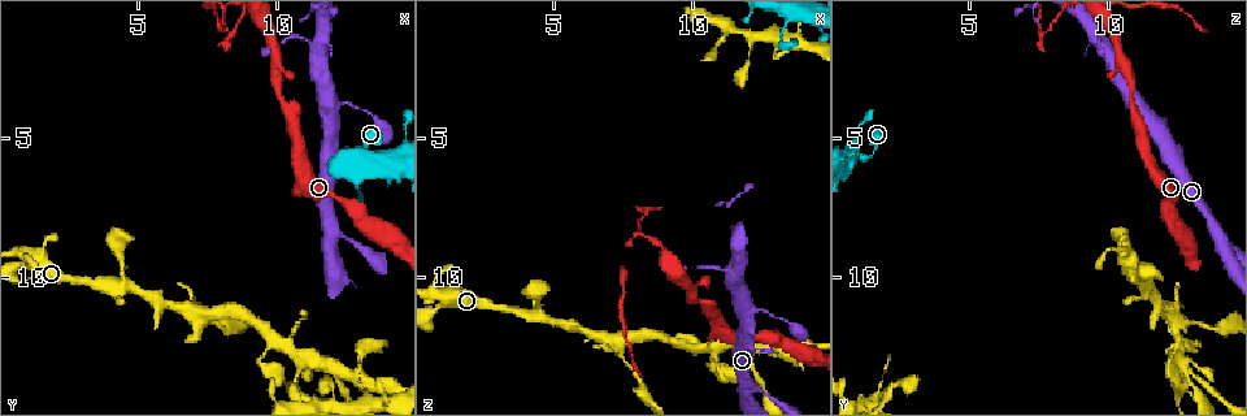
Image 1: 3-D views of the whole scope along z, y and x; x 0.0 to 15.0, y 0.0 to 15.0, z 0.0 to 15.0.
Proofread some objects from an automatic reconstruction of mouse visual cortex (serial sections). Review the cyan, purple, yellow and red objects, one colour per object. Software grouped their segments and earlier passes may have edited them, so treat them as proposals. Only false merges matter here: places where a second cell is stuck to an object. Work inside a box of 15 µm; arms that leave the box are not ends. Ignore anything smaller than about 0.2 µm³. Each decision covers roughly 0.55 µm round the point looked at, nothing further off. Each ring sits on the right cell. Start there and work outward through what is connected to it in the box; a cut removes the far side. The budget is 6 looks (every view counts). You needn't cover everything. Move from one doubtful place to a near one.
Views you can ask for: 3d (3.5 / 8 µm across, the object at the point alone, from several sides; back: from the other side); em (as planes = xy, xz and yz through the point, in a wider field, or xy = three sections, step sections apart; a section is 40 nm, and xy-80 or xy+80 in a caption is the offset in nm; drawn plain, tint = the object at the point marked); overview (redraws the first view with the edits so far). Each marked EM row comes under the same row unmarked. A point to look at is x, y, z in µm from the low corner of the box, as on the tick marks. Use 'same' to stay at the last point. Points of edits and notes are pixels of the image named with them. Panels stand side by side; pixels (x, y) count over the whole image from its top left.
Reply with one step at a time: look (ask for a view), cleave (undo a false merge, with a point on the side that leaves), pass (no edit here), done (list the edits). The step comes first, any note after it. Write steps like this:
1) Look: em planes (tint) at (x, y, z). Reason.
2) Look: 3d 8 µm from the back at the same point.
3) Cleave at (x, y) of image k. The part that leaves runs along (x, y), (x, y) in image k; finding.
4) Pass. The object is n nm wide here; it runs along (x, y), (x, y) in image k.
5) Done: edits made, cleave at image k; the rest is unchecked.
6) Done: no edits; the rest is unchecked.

Look: 3d 8 µm at (12.2, 8.4, 14.0). Side arm on a straight run.

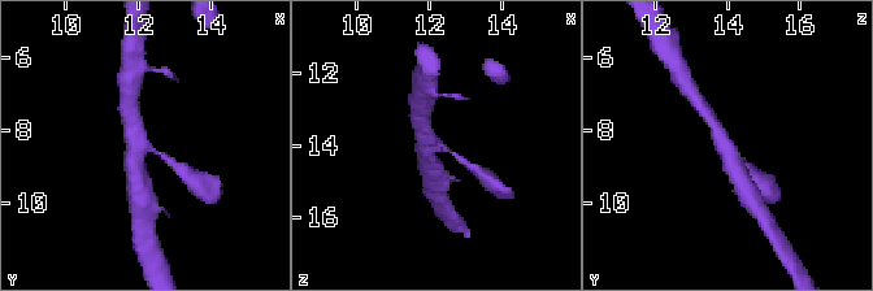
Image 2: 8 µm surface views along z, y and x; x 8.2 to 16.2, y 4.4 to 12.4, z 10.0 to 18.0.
Look: 3d 3.5 µm at (12.2, 8.5, 14.0).

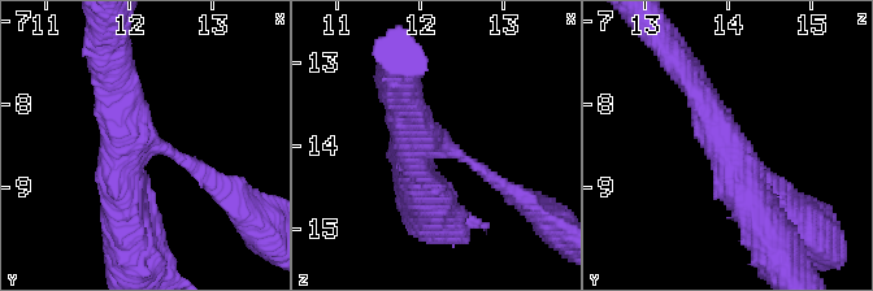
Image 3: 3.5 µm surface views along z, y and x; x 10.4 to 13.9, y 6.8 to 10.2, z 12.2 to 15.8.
Look: em xy step 1 (tint) at (12.20, 8.45, 14.00).

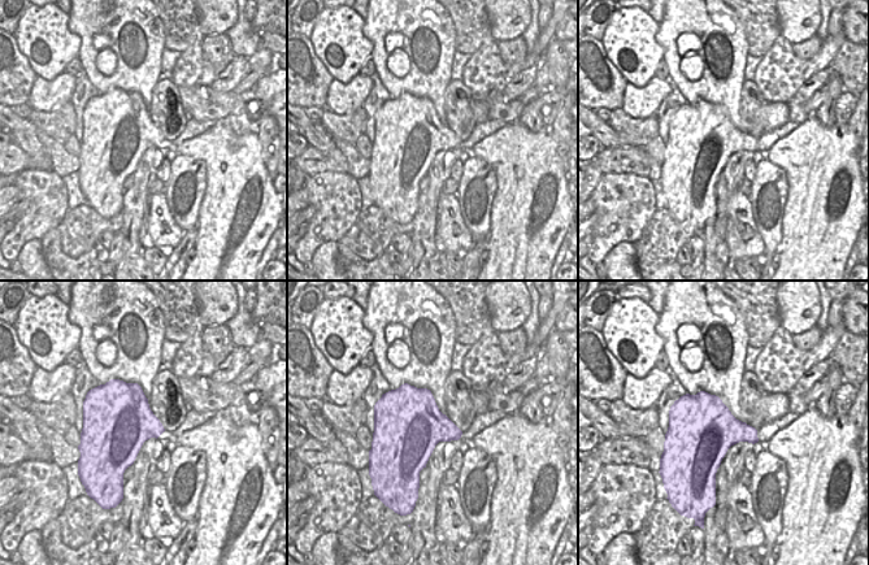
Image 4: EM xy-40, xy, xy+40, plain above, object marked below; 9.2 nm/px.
Pass. 3 arms meet here; it runs along (678, 63), (738, 163), (759, 218) in image 3; continuous, no second cell.

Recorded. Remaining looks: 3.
Look: 3d 3.5 µm at (14.2, 8.9, 12.7). Three arms meet.

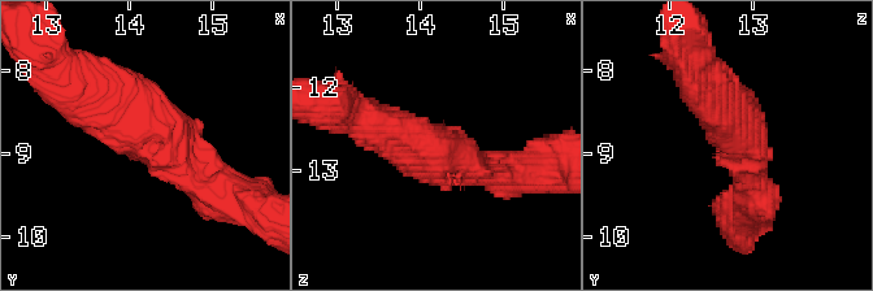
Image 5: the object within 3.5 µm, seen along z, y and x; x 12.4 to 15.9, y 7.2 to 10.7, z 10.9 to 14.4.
Look: em xy step 2 (tint) at (14.25, 8.90, 12.75). 3 arms meet here; the arms are 200, 300, 500 nm wide; now the EM.

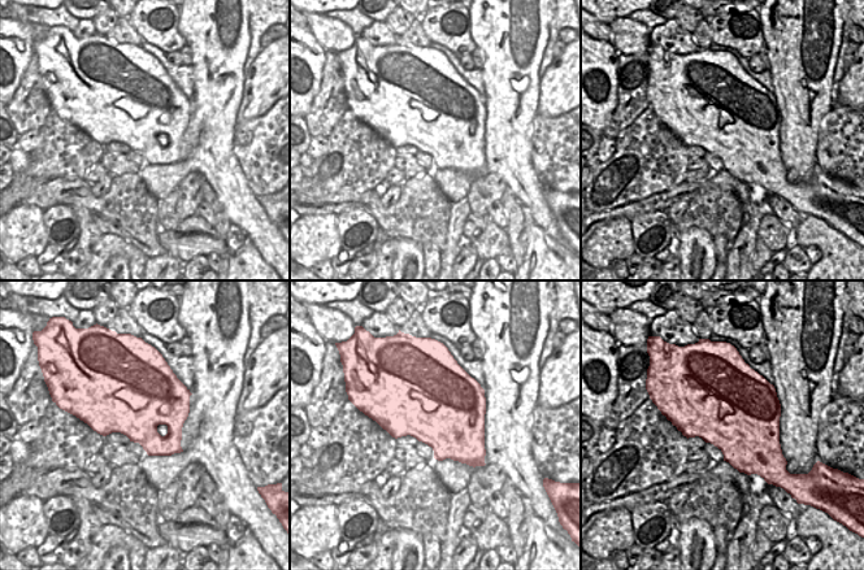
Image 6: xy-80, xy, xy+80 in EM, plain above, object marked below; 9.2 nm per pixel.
Pass. The object is 800 nm wide here; it runs along (68, 69), (195, 185) in image 5; continuous, no second cell.

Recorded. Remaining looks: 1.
Done: no edits; the rest is unchecked.

